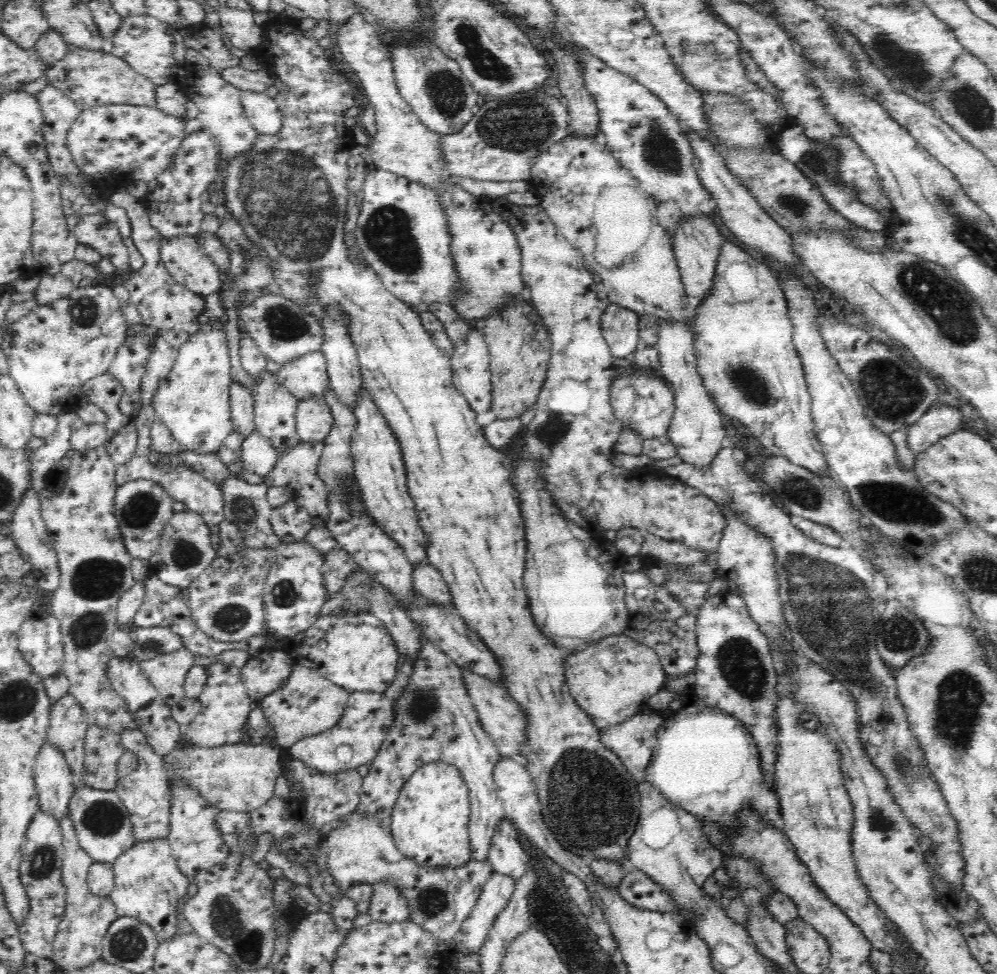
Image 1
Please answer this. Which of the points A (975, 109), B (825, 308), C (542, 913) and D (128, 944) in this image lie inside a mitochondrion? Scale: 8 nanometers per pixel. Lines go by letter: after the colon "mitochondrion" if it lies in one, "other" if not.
A: mitochondrion
B: other
C: other
D: mitochondrion

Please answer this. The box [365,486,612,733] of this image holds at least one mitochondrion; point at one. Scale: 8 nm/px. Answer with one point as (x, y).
(423, 705)

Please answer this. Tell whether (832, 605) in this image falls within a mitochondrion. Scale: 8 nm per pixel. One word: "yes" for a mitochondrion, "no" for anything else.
yes

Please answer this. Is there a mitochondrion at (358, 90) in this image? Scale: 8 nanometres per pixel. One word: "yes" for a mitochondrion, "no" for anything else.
no

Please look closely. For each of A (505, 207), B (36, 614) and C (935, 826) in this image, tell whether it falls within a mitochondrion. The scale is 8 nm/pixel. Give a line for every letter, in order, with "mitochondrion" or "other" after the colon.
A: other
B: other
C: other

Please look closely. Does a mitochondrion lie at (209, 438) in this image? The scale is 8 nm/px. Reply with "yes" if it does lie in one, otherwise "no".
no

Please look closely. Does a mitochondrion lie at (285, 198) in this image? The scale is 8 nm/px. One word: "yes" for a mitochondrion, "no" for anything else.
yes

